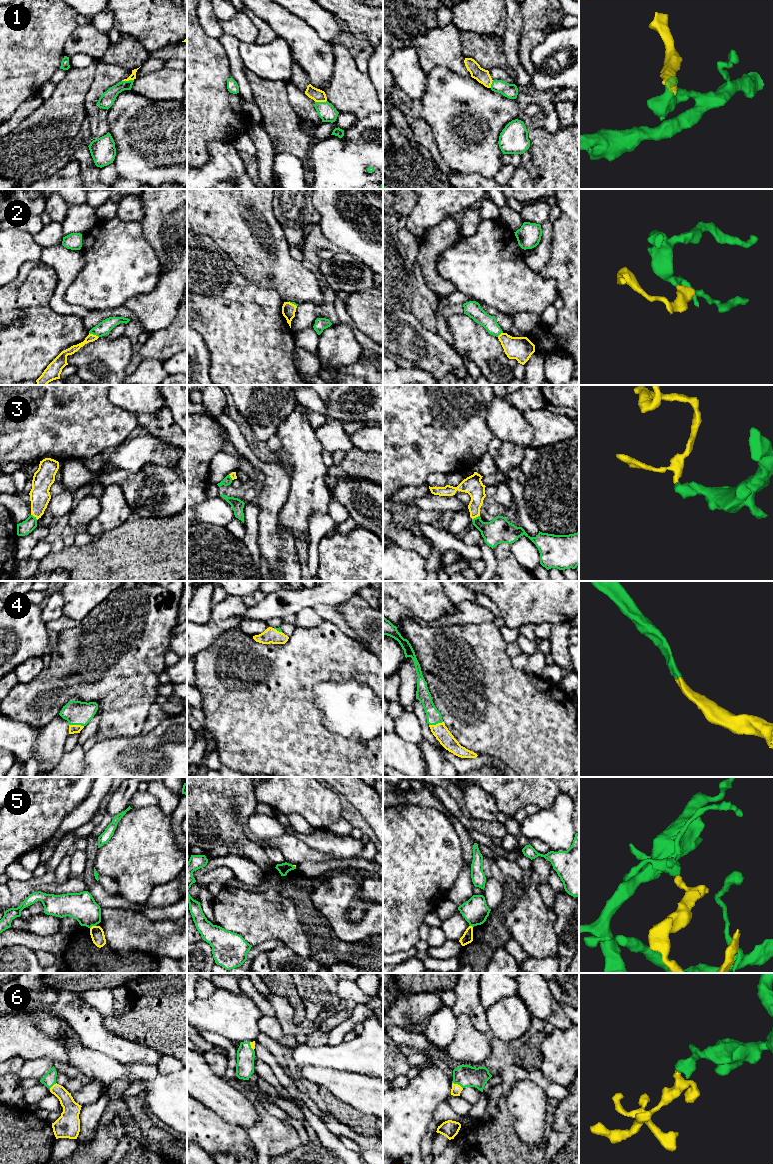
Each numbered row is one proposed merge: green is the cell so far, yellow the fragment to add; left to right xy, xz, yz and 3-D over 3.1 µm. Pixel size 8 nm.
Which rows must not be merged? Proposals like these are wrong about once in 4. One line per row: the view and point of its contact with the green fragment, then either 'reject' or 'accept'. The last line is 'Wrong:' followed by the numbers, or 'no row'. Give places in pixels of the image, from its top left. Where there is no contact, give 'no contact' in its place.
1: meets green in xy at (127, 81); reject
2: meets green in xy at (94, 334); reject
3: meets green in yz at (476, 517); accept
4: meets green in xy at (76, 724); accept
5: meets green in xy at (92, 925); reject
6: meets green in yz at (457, 1083); accept
Wrong: 1, 2, 5

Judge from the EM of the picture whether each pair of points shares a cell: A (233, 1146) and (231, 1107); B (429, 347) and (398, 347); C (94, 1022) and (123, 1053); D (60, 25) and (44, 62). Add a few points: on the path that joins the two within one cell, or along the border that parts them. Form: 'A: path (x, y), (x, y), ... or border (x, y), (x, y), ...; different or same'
A: border (212, 1111), (228, 1122), (239, 1125), (247, 1130); different
B: path (421, 347), (406, 347); same
C: path (98, 1030), (115, 1047); same
D: path (51, 34), (44, 41), (44, 53); same

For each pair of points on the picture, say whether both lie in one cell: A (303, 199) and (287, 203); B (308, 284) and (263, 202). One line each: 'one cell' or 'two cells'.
A: one cell
B: one cell

